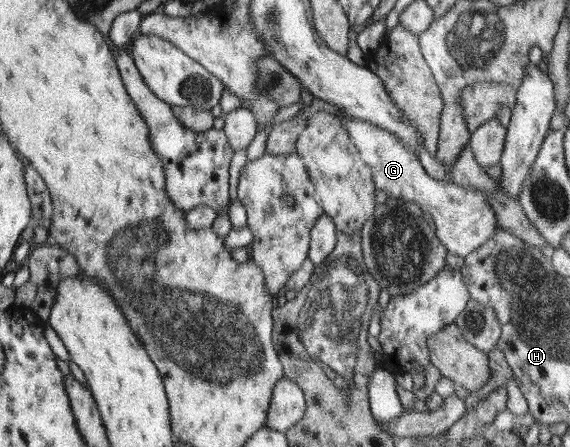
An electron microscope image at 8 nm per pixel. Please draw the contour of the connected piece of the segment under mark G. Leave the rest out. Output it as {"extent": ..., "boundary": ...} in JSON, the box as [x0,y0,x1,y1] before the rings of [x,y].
{"extent":[338,112,500,257],"boundary":[[[346,112],[339,114],[338,119],[354,141],[360,156],[371,166],[372,178],[380,194],[402,197],[403,200],[419,205],[423,212],[430,213],[436,225],[436,236],[448,251],[467,257],[500,230],[496,213],[486,202],[484,191],[461,187],[451,179],[435,180],[425,172],[417,156],[408,151],[394,133],[374,123],[358,120]]]}

